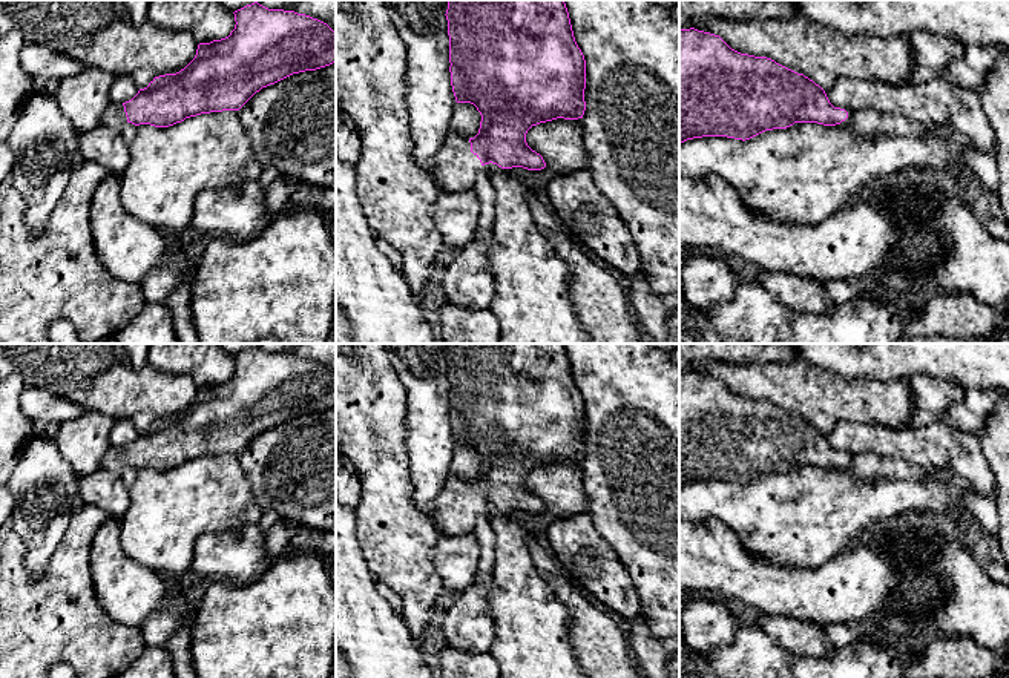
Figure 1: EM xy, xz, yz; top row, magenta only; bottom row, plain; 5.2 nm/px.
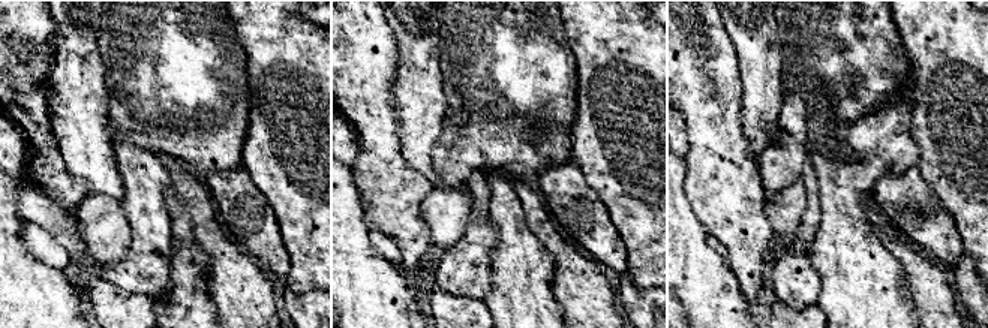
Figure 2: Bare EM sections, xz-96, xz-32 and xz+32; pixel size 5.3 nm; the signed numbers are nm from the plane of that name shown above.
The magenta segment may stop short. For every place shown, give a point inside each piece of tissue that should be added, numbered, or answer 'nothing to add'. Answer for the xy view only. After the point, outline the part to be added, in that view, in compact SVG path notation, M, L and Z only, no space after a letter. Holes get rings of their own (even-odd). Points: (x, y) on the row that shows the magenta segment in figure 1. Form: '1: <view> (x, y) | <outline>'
1: xy (114, 117) | M110 103L101 115L101 124L117 130L121 130L126 123L127 117L123 103Z

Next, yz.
nothing to add

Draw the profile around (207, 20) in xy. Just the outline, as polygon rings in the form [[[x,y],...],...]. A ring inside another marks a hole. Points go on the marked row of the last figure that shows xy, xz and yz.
[[[150,0],[147,20],[163,29],[186,31],[198,43],[230,35],[235,14],[218,0]]]

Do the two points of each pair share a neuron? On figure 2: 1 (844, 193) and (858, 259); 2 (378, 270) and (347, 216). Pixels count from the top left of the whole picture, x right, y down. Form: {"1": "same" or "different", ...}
{"1": "same", "2": "same"}

